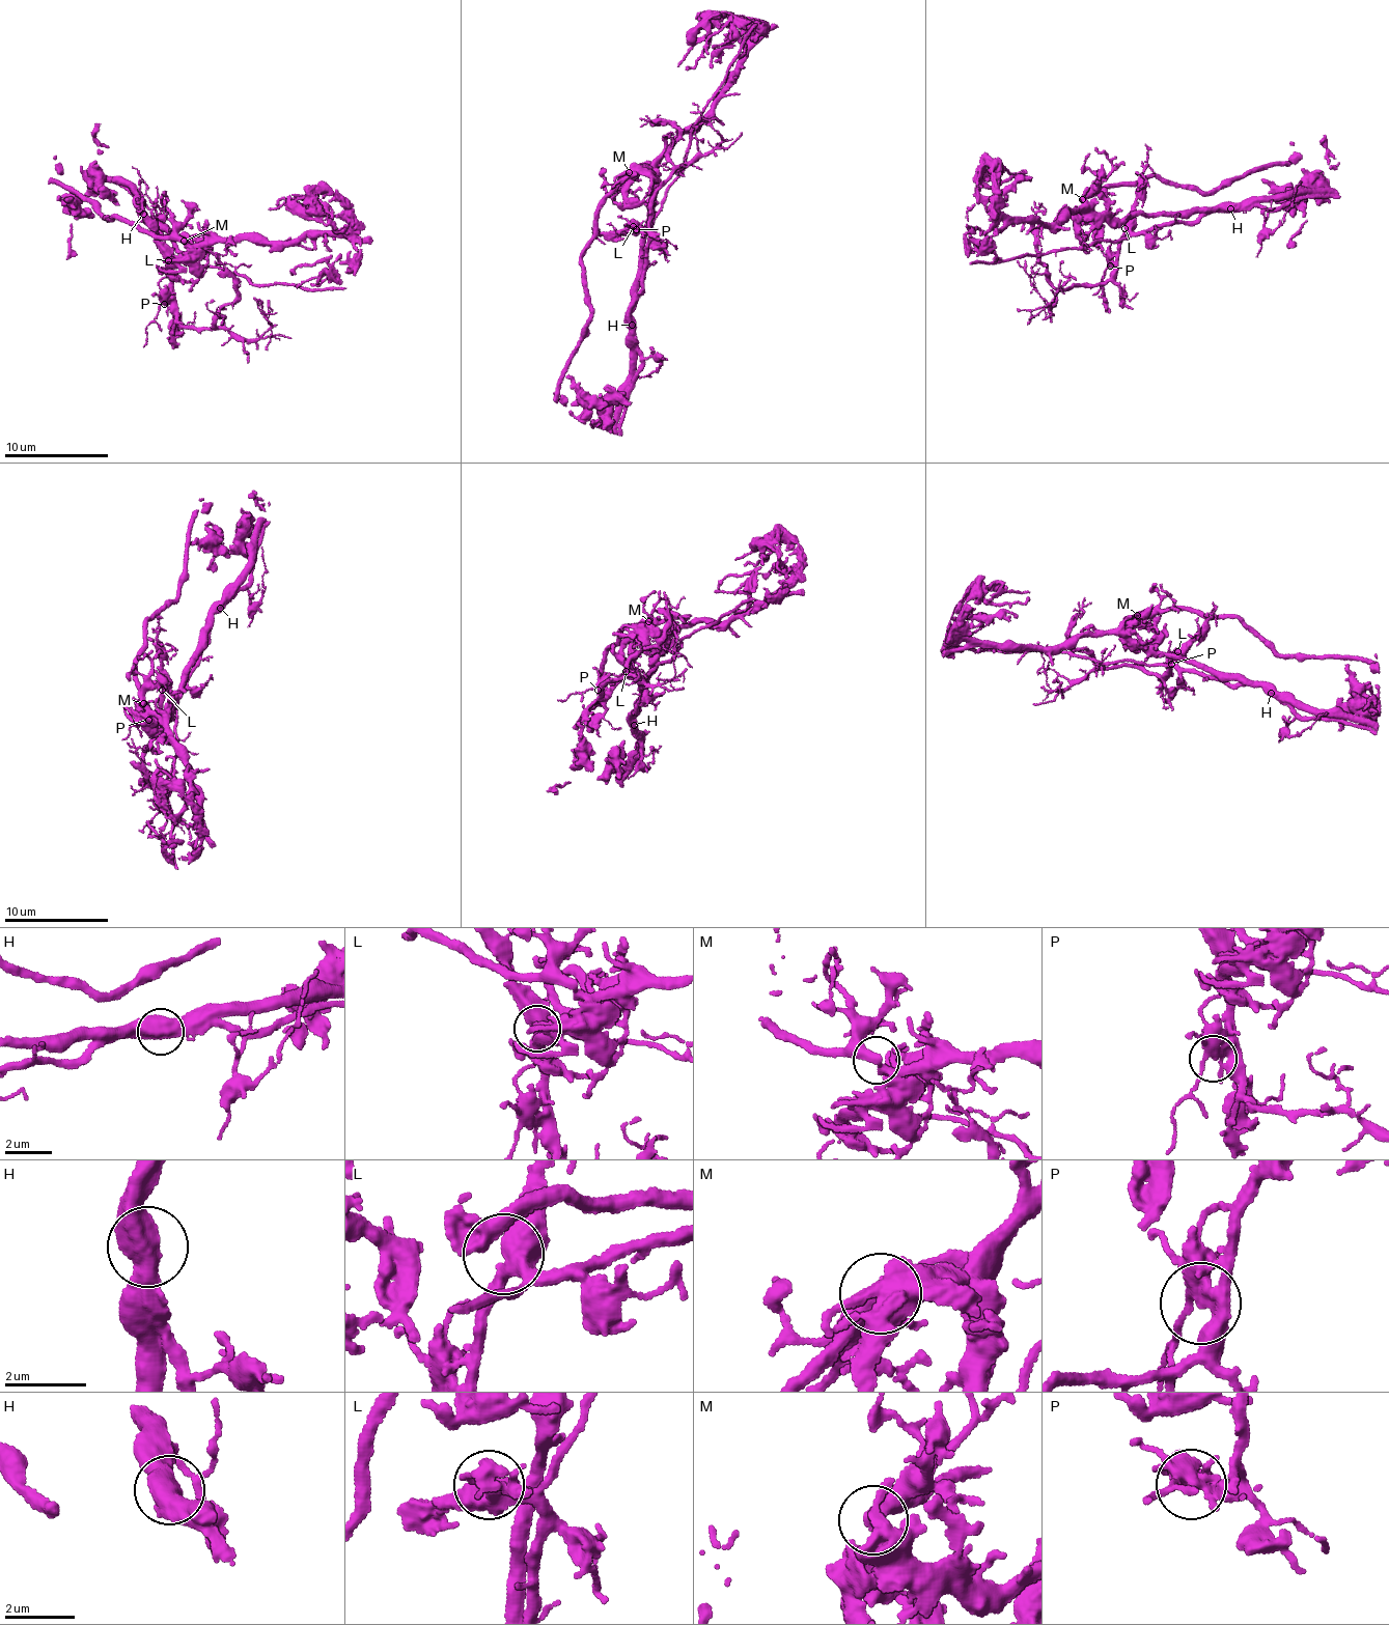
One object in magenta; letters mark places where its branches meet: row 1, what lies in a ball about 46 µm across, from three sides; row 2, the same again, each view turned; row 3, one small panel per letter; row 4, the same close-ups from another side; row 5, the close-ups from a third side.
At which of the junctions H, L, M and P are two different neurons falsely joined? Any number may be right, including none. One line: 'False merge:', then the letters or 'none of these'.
False merge: H, M

